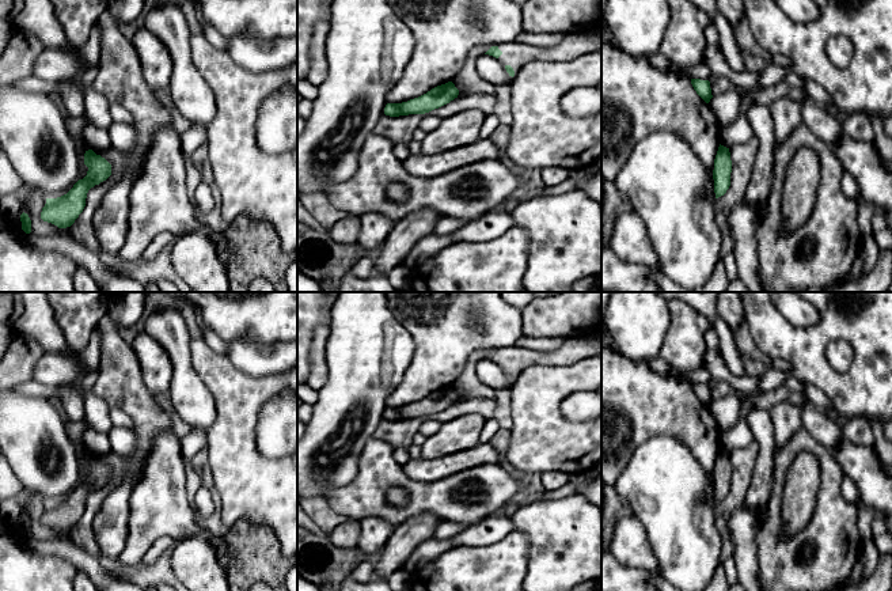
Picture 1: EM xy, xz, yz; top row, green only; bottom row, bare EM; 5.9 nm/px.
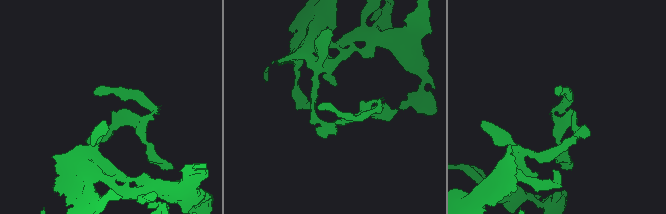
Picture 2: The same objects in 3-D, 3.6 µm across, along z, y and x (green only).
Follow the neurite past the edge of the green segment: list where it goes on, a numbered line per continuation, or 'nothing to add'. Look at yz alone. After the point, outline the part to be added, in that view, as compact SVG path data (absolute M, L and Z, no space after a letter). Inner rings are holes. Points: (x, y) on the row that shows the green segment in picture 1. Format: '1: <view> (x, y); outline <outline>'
nothing to add

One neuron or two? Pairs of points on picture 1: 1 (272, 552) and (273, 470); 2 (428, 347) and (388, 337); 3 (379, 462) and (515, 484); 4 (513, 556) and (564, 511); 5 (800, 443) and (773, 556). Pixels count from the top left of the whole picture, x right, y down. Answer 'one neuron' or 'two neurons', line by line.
1: two neurons
2: two neurons
3: one neuron
4: two neurons
5: one neuron

